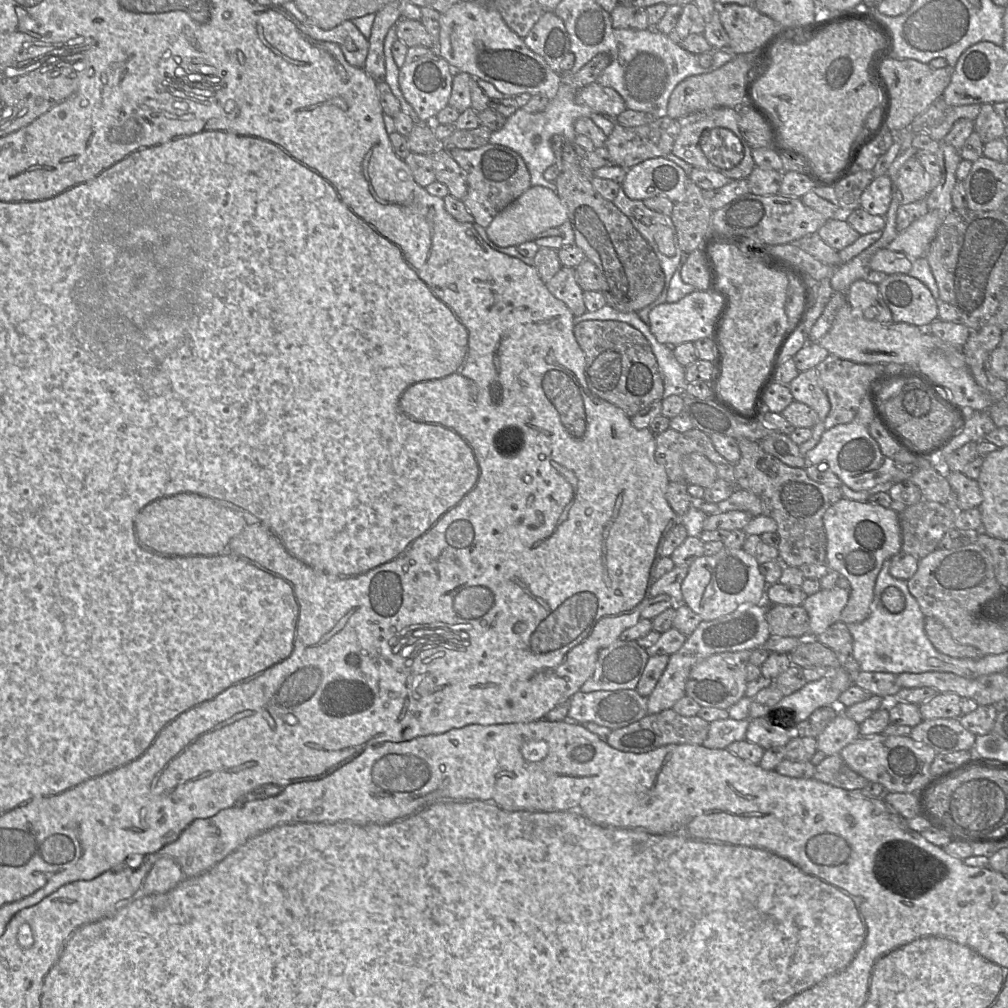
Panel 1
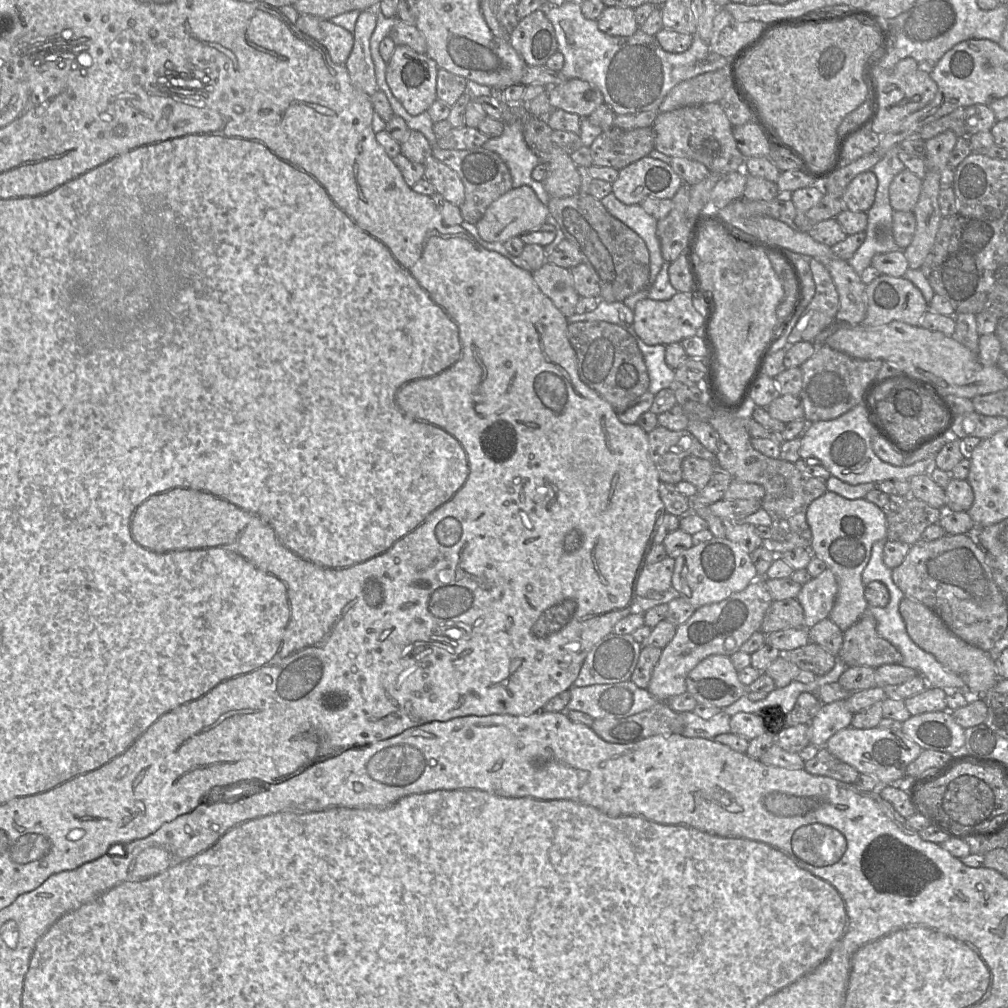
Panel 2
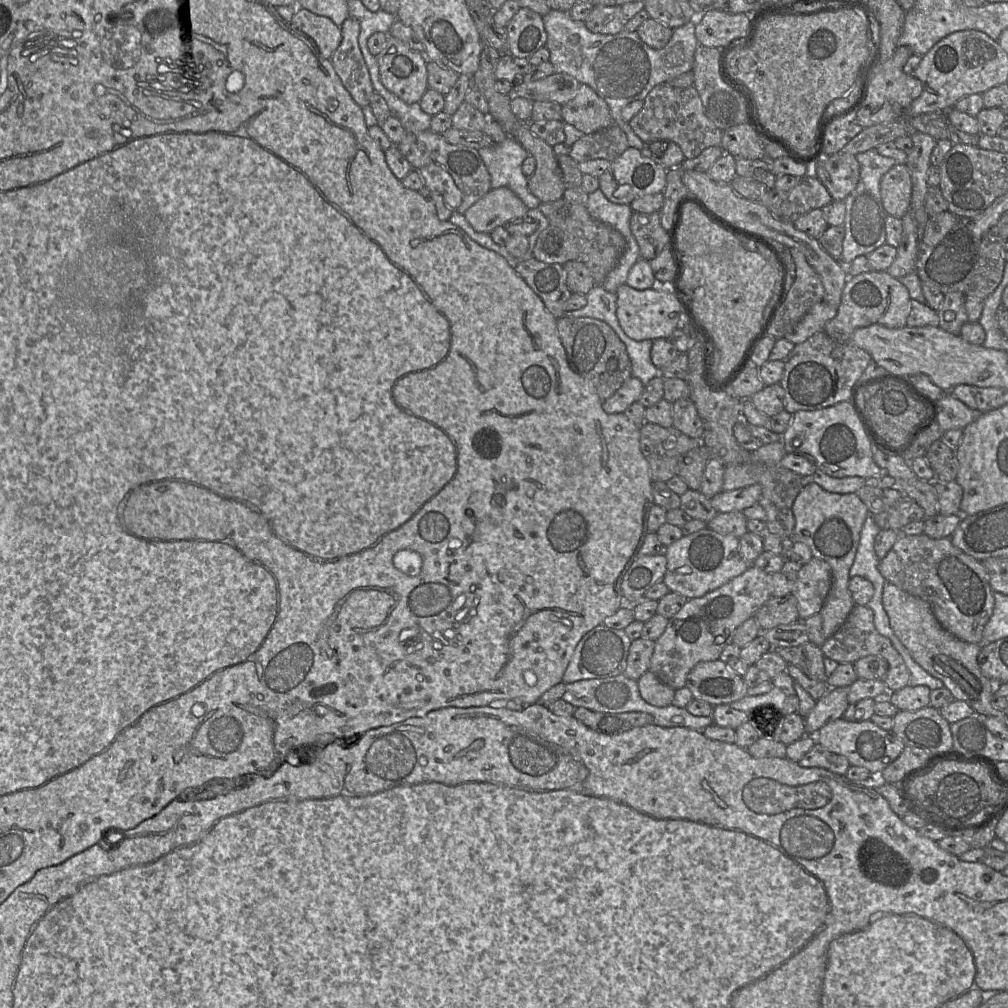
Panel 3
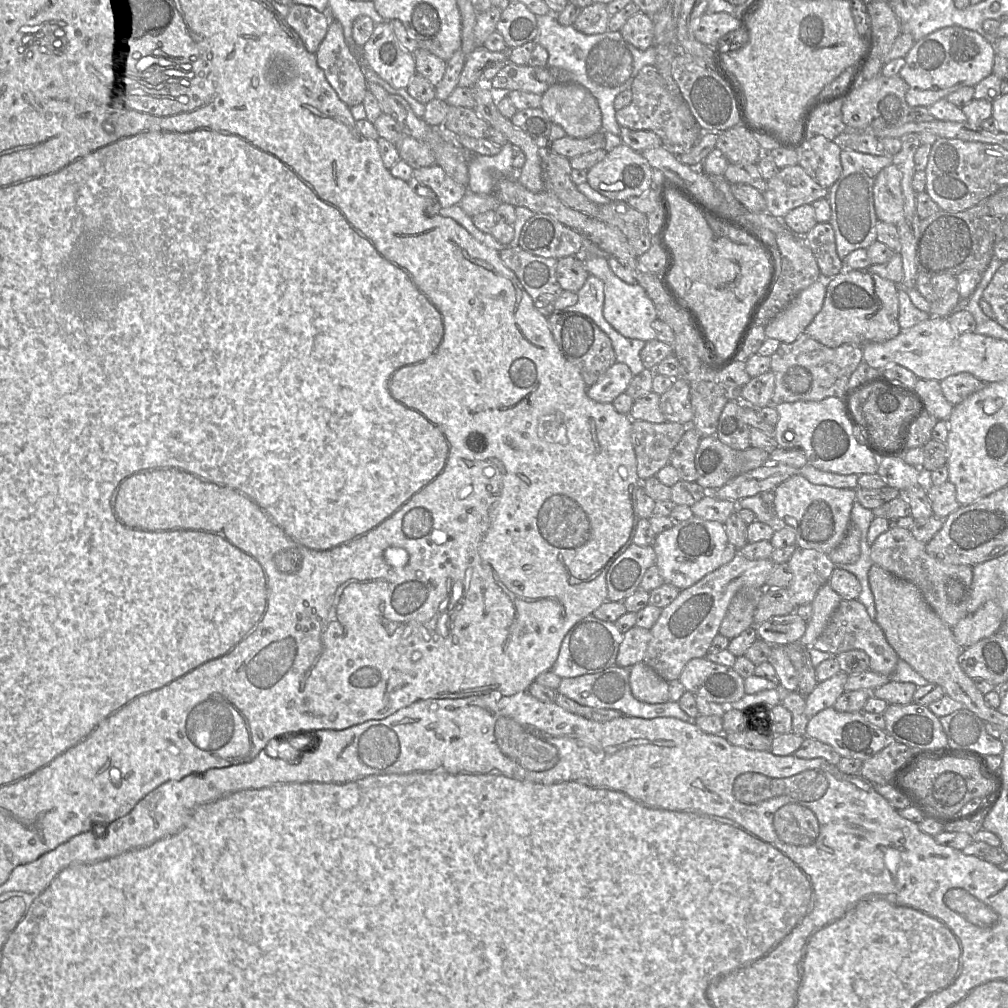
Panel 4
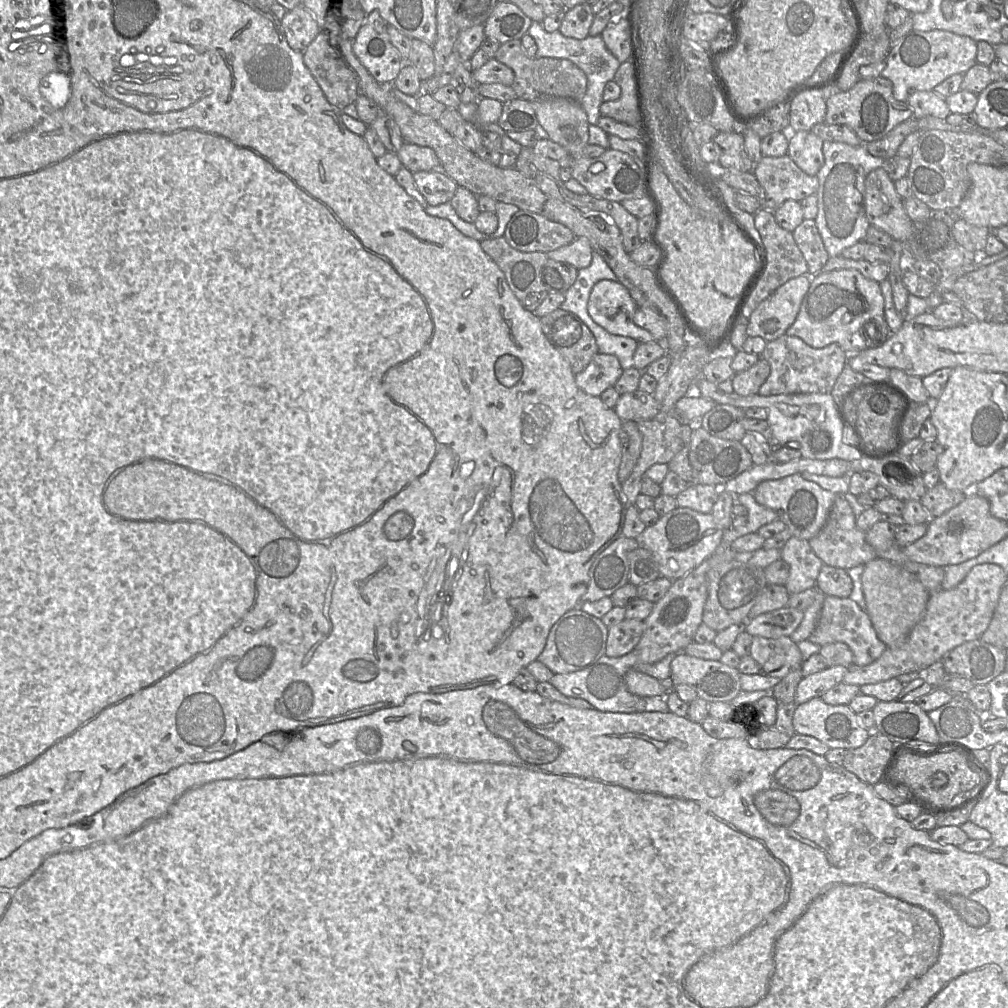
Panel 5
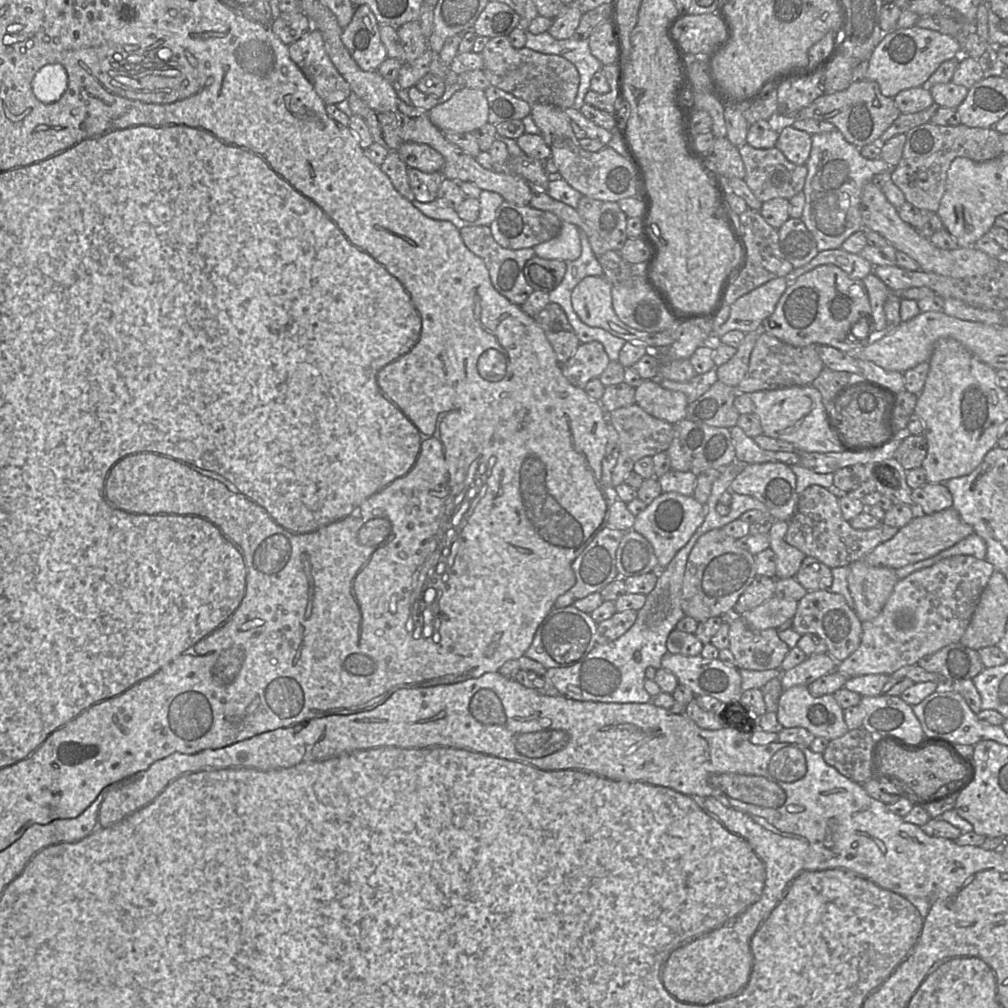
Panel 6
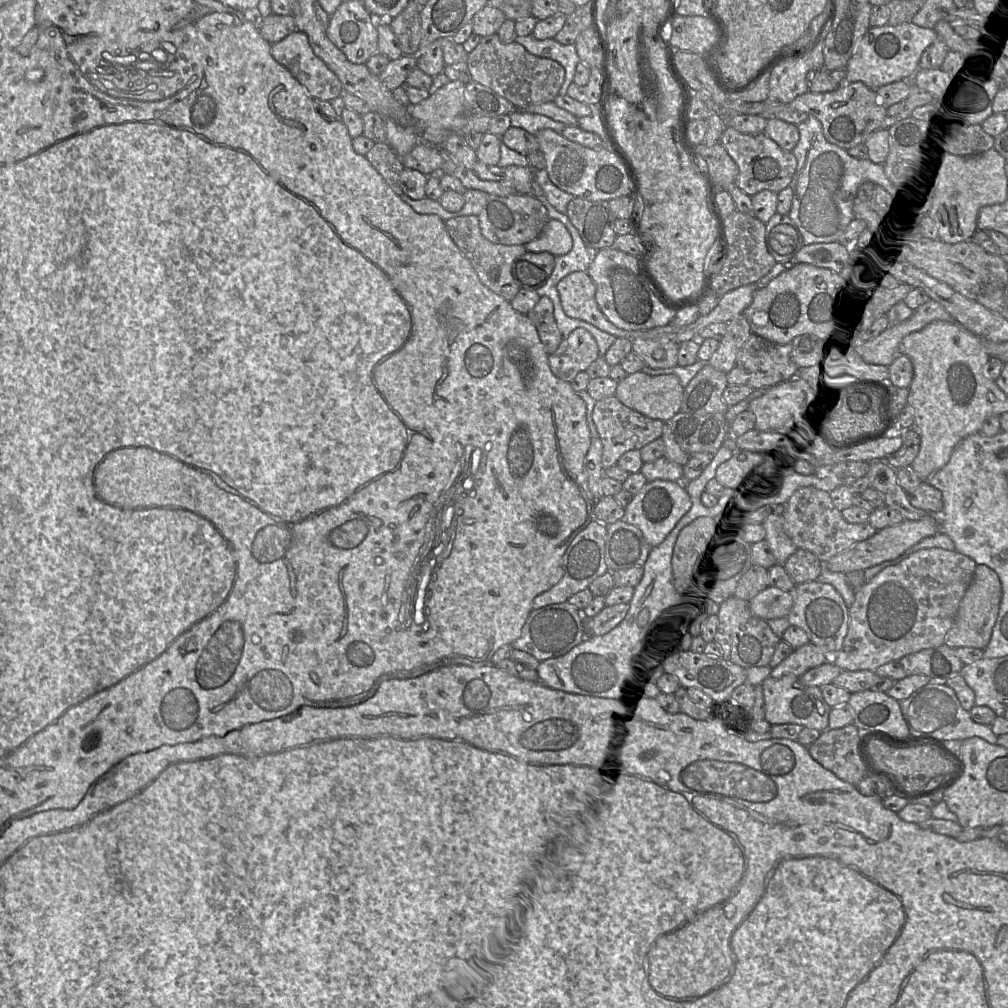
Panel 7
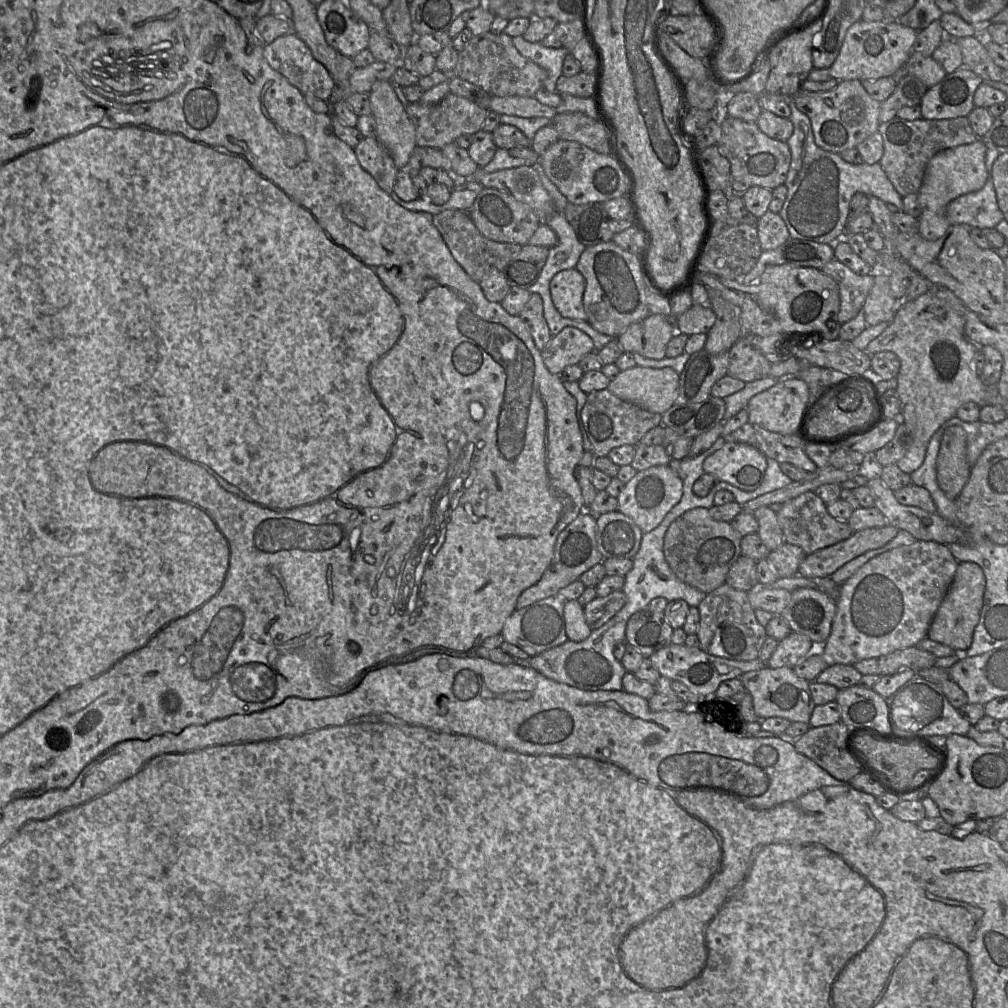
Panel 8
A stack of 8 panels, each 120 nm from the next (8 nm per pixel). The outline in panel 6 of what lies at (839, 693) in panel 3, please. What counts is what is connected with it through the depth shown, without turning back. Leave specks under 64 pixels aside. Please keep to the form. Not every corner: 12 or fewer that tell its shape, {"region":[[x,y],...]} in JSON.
{"region":[[812,654],[780,675],[785,689],[808,686],[837,670],[828,654]]}

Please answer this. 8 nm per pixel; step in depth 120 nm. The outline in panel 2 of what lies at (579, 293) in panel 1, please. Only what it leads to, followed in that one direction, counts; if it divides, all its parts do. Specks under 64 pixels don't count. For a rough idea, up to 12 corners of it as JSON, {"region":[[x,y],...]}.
{"region":[[546,263],[532,272],[541,290],[566,317],[580,298],[570,269]]}

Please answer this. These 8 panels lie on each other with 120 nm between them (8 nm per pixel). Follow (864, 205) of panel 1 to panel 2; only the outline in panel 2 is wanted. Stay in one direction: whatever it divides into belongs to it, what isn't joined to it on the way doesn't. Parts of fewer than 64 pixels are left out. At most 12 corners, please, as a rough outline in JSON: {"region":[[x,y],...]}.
{"region":[[857,175],[842,200],[849,210],[867,212],[874,203],[877,177]]}

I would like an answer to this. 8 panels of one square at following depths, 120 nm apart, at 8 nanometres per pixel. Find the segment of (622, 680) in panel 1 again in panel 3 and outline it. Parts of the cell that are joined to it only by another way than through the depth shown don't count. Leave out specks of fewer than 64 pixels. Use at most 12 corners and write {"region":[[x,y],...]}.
{"region":[[598,625],[579,641],[565,684],[623,674],[632,640]]}

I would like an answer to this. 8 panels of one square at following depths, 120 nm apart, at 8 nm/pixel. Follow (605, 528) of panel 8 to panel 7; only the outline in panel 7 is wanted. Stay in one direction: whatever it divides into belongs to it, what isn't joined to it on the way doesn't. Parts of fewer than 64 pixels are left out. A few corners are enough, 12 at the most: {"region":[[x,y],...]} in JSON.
{"region":[[607,525],[608,572],[643,567],[651,548],[641,531]]}

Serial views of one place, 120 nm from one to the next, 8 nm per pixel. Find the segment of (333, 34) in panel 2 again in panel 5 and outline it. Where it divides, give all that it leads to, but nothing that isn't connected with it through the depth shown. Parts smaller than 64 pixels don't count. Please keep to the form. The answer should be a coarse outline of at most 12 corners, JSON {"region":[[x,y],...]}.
{"region":[[302,5],[280,22],[289,46],[303,52],[320,28]]}

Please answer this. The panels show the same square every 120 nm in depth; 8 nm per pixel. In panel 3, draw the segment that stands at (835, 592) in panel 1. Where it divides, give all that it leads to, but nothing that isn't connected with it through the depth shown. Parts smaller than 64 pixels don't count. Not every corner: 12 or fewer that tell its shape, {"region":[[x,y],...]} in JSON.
{"region":[[826,561],[802,565],[791,594],[800,621],[820,613],[831,585]]}

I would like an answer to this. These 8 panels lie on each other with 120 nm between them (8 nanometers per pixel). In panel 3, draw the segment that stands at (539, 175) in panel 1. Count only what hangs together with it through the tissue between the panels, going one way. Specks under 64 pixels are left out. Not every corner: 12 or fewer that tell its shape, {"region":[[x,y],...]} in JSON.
{"region":[[512,137],[478,150],[491,188],[512,190],[528,209],[541,201],[528,189],[528,152]]}

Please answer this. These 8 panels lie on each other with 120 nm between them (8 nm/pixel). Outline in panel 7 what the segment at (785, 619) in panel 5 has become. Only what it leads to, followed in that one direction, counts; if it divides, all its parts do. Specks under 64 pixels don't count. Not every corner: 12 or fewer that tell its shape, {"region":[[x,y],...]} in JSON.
{"region":[[766,587],[749,602],[765,621],[787,617],[793,594]]}

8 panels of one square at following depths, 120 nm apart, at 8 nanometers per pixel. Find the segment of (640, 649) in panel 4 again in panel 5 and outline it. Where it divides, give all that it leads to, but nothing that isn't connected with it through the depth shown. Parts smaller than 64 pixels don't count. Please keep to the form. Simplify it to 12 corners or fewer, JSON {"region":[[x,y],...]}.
{"region":[[624,619],[608,630],[606,655],[621,657],[640,642],[645,624]]}

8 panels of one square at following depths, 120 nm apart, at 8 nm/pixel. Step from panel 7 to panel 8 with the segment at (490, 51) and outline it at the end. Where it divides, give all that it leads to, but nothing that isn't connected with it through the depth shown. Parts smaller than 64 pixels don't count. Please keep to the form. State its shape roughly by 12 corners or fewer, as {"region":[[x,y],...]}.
{"region":[[504,33],[474,35],[454,75],[492,96],[534,97],[547,72]]}

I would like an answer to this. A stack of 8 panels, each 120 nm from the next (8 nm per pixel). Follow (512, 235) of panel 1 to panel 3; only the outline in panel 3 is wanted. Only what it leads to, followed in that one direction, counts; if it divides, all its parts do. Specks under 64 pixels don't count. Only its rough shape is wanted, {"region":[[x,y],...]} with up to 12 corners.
{"region":[[491,189],[463,215],[489,234],[524,217],[528,208],[512,190]]}

